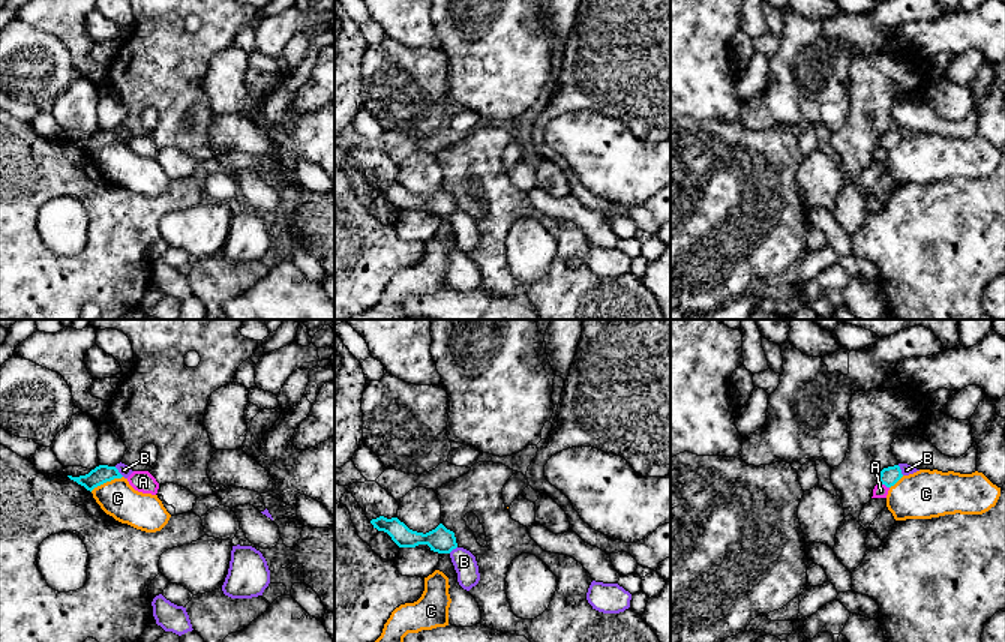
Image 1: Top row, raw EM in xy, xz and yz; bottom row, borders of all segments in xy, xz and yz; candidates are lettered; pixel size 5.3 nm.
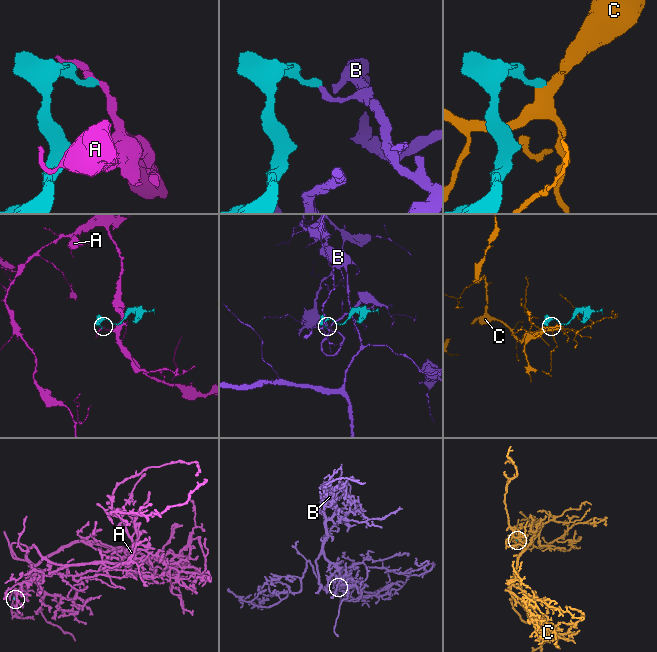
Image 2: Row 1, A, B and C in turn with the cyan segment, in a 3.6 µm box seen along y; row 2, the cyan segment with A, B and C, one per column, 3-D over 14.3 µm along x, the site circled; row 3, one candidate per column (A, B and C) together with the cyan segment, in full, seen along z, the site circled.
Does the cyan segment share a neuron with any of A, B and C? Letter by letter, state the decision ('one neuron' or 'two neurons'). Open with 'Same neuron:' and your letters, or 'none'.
Same neuron: none
A: two neurons
B: two neurons
C: two neurons

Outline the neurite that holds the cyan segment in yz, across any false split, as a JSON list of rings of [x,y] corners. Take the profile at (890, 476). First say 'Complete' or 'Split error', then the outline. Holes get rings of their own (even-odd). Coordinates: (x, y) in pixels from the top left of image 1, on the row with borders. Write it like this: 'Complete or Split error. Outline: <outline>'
Complete. Outline: [[[898,465],[884,468],[879,476],[879,483],[885,484],[886,488],[894,486],[903,477],[902,470]]]

